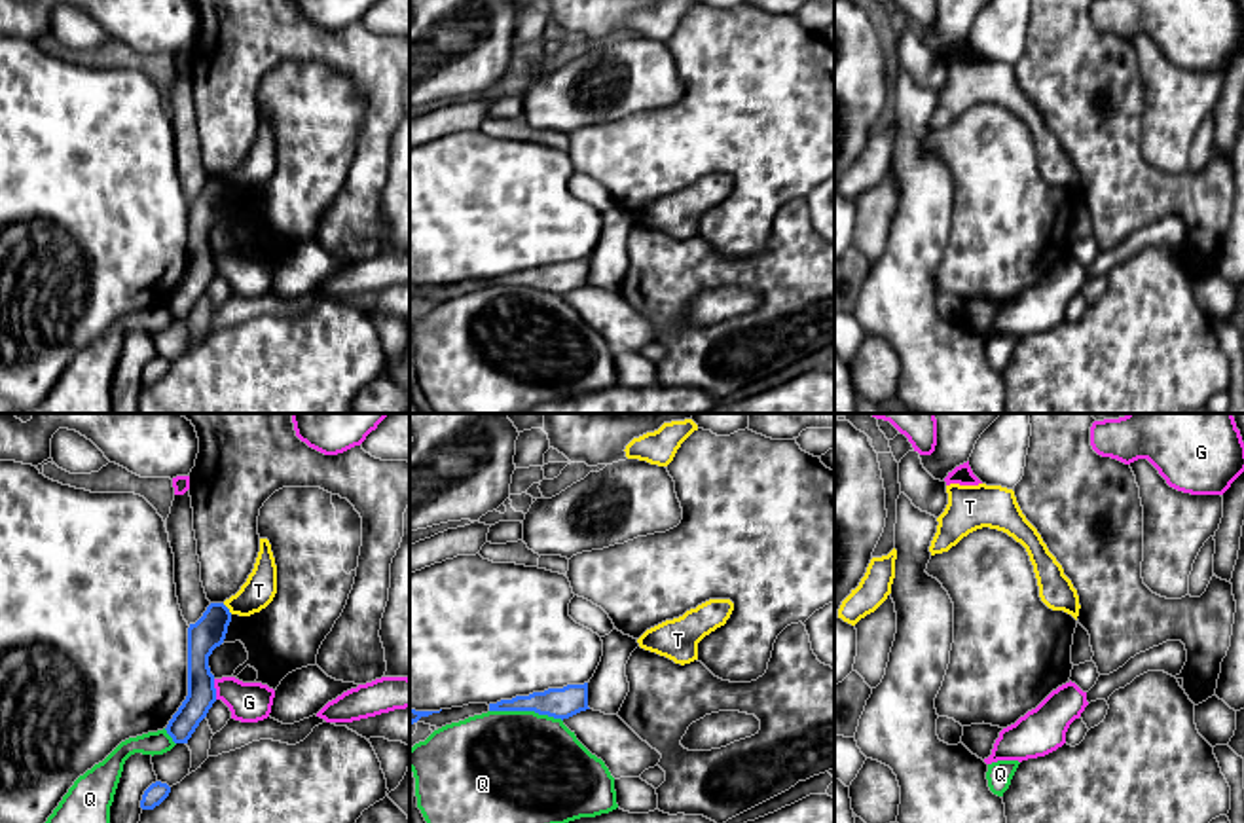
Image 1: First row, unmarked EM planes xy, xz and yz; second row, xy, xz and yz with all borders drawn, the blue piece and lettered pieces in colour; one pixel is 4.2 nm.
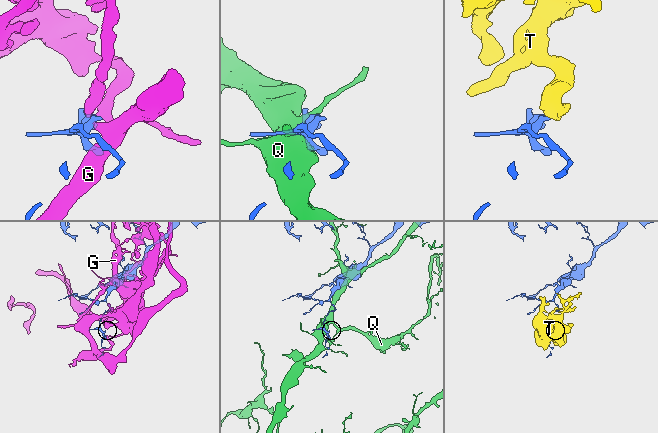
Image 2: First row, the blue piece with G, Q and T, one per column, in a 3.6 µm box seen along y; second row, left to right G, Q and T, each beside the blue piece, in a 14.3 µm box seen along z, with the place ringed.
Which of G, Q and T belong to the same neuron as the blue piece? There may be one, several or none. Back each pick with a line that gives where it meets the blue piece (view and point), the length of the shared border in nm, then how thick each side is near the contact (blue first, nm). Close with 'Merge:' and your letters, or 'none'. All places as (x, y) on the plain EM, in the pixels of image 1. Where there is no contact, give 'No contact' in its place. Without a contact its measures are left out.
Merge: none

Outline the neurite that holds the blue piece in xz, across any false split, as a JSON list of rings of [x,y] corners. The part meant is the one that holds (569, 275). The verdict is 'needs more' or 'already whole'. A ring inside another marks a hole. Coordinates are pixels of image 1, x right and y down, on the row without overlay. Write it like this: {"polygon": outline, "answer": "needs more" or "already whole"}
{"polygon": [[[588,258],[548,264],[544,267],[533,267],[529,271],[516,271],[512,275],[489,279],[489,286],[535,286],[539,290],[548,290],[561,296],[586,284],[590,284]]], "answer": "already whole"}

